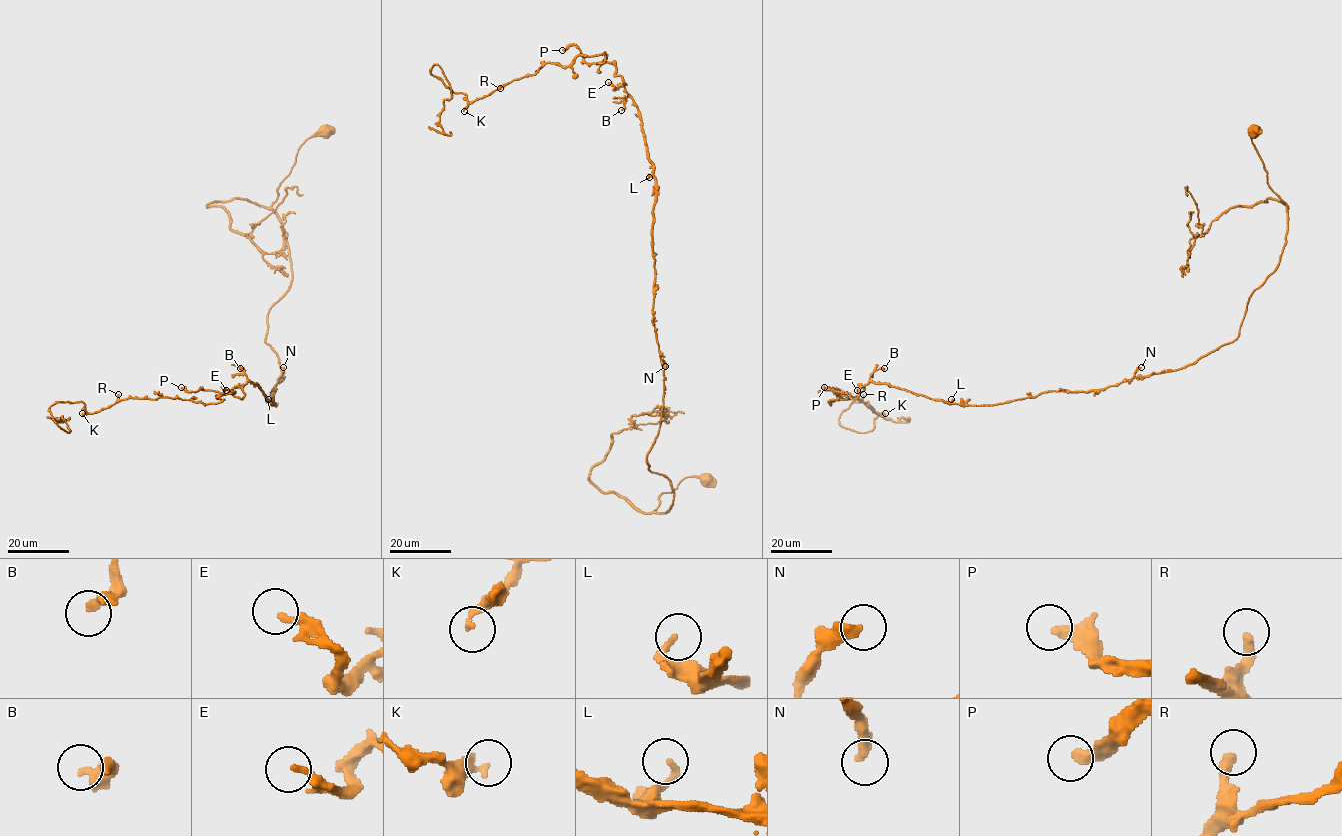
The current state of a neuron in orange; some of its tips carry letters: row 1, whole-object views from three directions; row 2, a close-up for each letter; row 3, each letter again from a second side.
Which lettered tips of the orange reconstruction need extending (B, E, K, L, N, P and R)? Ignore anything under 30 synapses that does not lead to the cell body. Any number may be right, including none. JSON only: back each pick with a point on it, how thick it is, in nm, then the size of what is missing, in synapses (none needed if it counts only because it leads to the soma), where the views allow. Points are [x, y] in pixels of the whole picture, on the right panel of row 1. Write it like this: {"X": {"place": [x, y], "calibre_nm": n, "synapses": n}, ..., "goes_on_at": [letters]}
{"goes_on_at": []}

